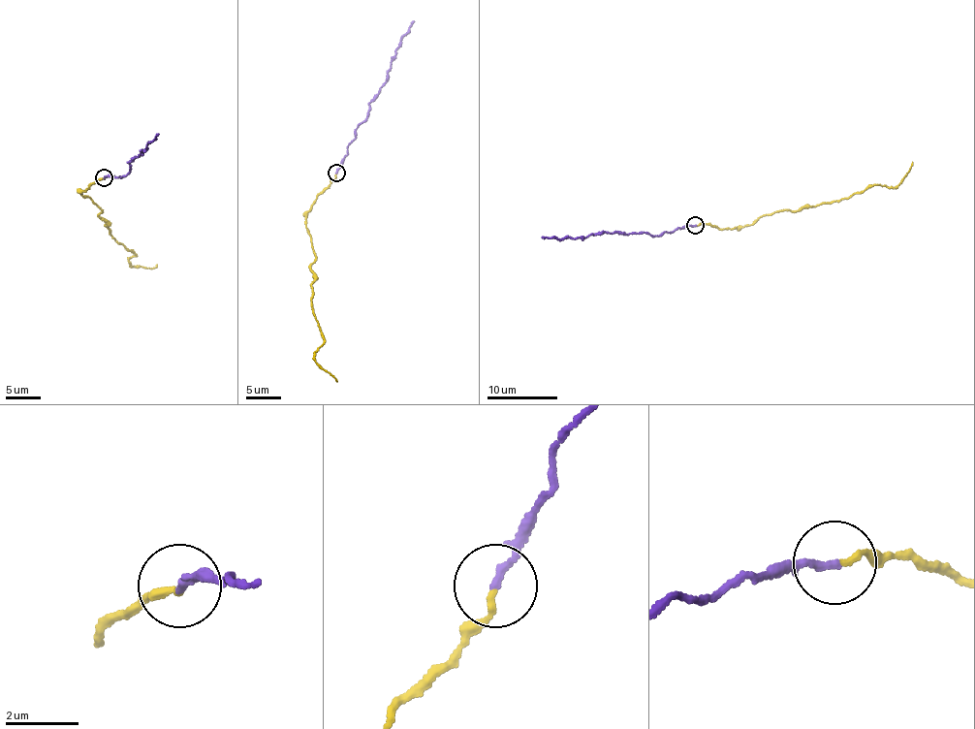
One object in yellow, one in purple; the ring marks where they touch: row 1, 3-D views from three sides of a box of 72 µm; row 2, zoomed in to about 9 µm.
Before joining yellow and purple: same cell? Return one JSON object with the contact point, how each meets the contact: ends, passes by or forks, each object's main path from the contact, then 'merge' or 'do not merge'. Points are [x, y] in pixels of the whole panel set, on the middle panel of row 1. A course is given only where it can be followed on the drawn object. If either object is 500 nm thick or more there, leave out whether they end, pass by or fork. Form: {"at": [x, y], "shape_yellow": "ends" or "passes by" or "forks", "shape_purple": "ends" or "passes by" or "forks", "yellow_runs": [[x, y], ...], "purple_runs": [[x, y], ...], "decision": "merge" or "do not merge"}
{"at": [336, 173], "shape_yellow": "ends", "shape_purple": "ends", "yellow_runs": [[336, 174], [311, 206], [306, 228], [315, 254], [310, 267], [311, 310], [324, 339], [314, 361], [337, 382]], "purple_runs": [[336, 173], [359, 126], [368, 112], [368, 104], [387, 79], [398, 43], [414, 21]], "decision": "do not merge"}

